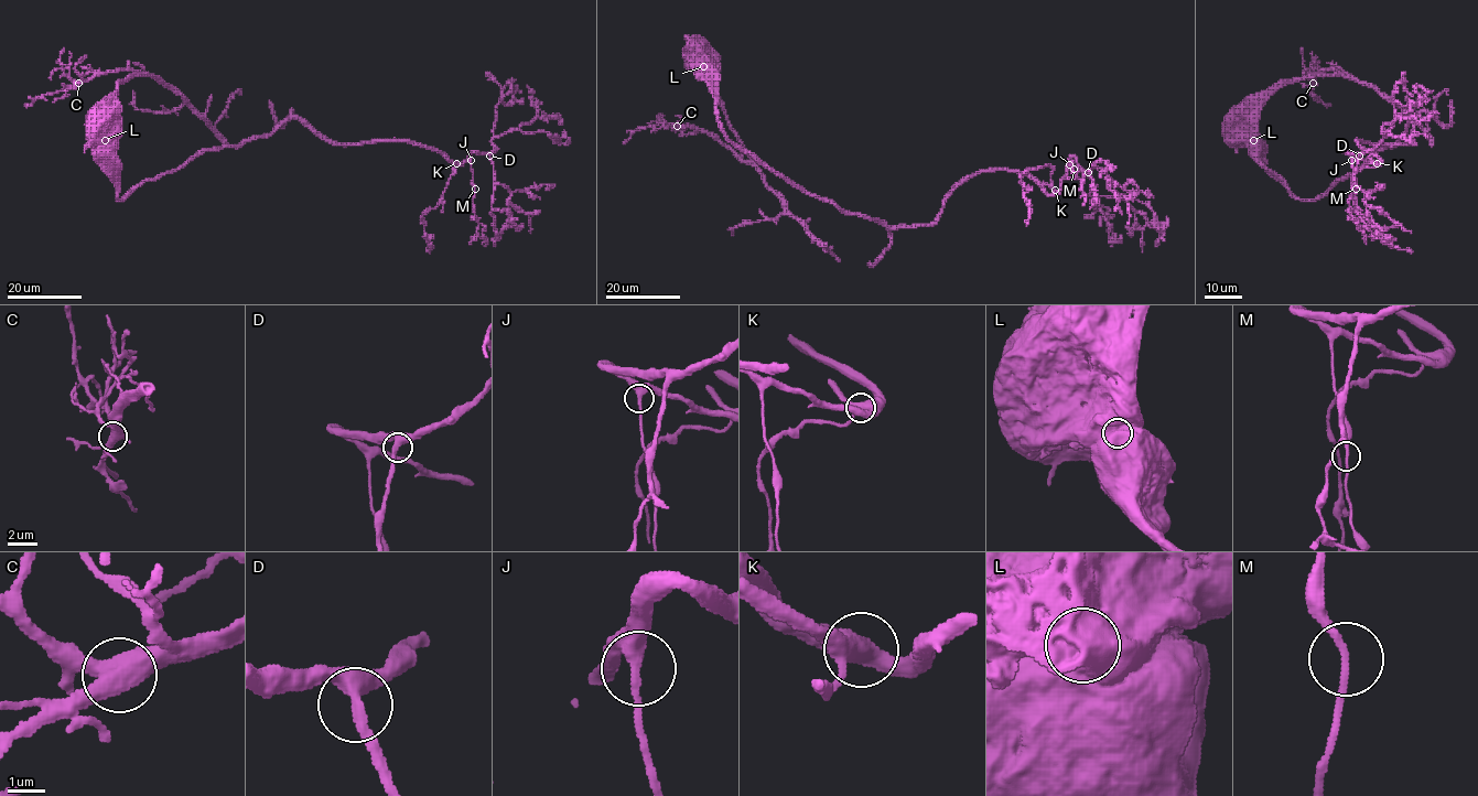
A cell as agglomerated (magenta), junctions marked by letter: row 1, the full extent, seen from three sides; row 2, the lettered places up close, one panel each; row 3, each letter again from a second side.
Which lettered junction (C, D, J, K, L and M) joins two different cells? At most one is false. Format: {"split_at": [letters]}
{"split_at": ["L"]}

